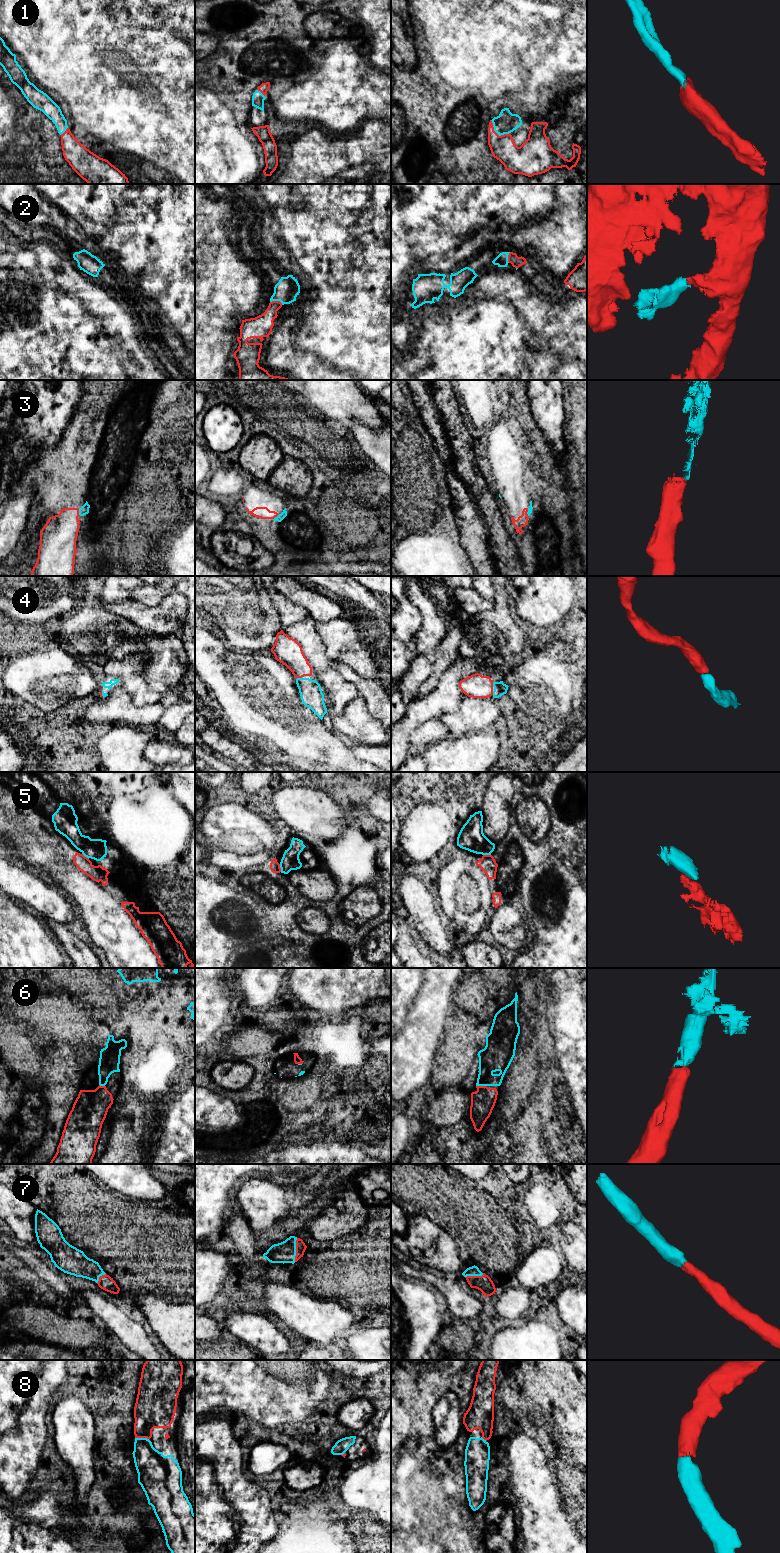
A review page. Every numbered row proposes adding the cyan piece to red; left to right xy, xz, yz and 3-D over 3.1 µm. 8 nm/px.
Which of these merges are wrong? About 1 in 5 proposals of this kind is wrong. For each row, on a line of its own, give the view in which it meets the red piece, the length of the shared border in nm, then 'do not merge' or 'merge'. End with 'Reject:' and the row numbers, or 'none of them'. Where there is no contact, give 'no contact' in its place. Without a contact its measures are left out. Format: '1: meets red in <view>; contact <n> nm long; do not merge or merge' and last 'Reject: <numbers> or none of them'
1: meets red in yz; contact 190 nm long; merge
2: meets red in xz; contact 110 nm long; merge
3: meets red in xy; contact 70 nm long; merge
4: meets red in xz; contact 60 nm long; merge
5: meets red in xz; contact 70 nm long; merge
6: meets red in yz; contact 90 nm long; merge
7: meets red in xz; contact 190 nm long; merge
8: meets red in xy; contact 110 nm long; merge
Reject: none of them

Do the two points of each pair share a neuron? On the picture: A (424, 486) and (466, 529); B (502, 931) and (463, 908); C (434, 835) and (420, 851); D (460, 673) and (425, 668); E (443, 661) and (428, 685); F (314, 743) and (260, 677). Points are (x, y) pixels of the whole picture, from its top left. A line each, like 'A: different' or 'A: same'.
A: different
B: different
C: same
D: different
E: same
F: same

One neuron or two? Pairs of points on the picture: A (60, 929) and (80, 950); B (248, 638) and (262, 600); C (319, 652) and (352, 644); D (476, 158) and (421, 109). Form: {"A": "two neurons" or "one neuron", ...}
{"A": "one neuron", "B": "one neuron", "C": "two neurons", "D": "one neuron"}

